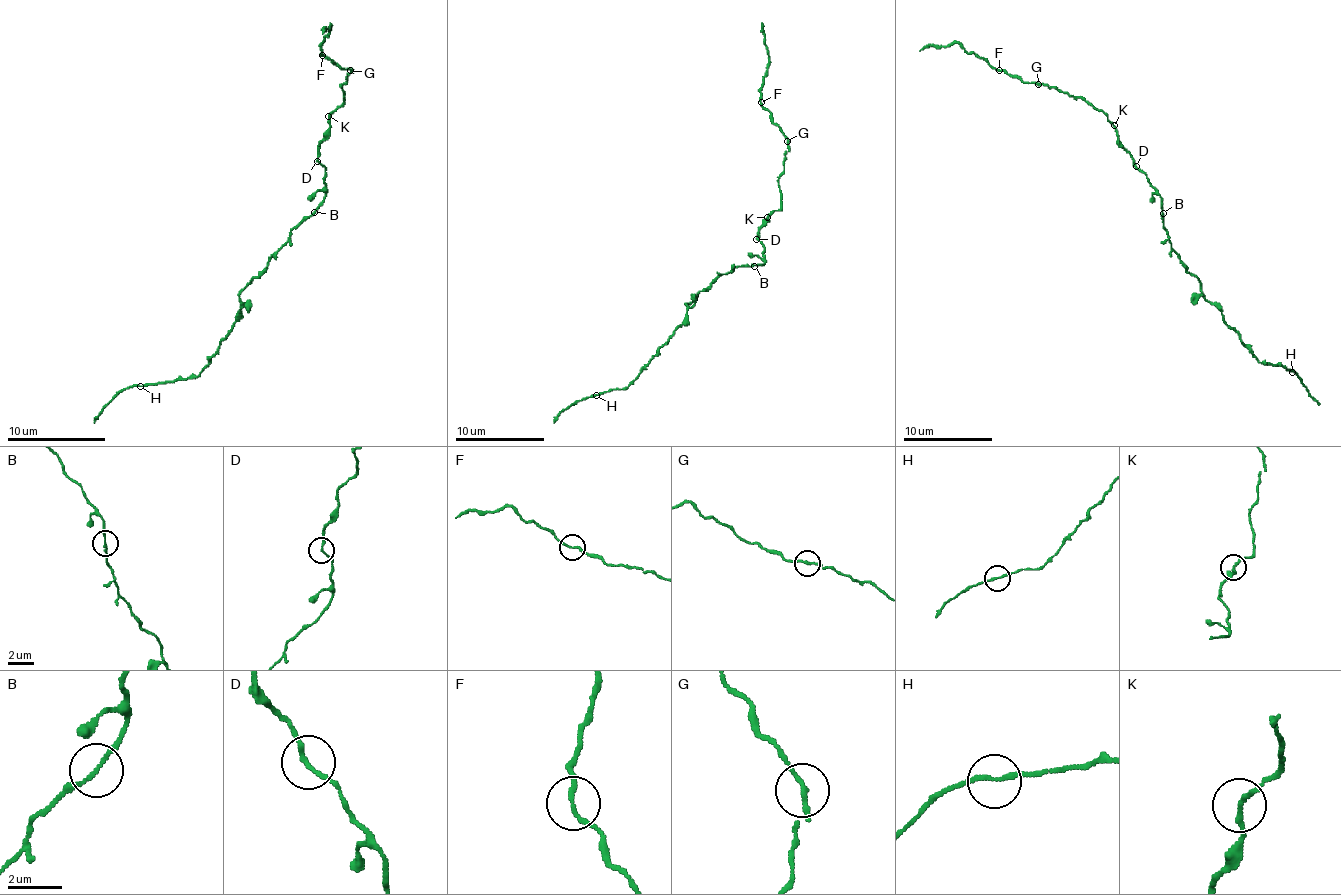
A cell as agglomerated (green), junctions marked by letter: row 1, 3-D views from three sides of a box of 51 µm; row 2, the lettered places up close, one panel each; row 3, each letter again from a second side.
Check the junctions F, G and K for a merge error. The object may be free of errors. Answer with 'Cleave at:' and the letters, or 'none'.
Cleave at: none

